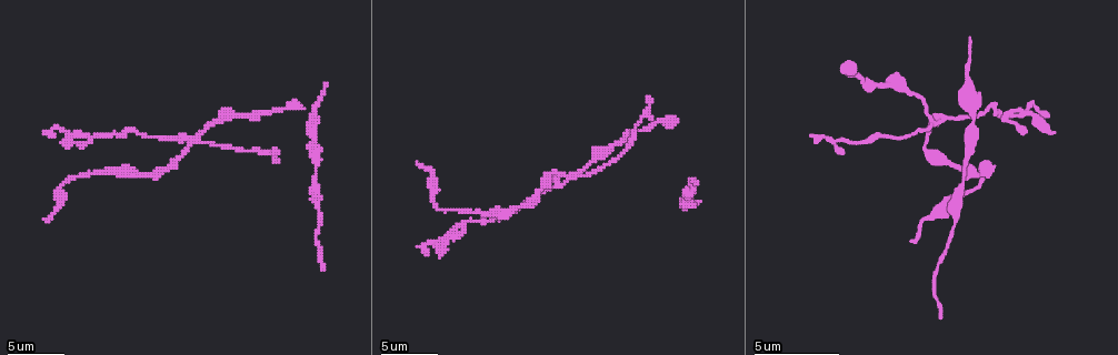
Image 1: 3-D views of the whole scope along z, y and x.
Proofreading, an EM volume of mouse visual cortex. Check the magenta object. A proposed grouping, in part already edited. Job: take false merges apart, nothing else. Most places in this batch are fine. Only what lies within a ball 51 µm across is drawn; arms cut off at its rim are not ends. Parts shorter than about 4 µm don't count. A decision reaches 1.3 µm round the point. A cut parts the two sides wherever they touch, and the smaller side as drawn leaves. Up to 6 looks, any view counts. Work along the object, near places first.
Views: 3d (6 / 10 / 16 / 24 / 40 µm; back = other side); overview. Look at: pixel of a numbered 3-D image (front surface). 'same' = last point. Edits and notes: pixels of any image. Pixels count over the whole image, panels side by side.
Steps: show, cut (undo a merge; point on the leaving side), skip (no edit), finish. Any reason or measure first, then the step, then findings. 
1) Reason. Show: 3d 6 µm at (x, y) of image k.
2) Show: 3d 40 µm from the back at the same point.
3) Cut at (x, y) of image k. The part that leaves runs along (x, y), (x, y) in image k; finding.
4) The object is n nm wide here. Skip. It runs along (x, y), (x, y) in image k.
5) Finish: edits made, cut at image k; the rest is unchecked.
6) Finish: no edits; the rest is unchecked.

Show: 3d 6 µm at (618, 141) of image 1.

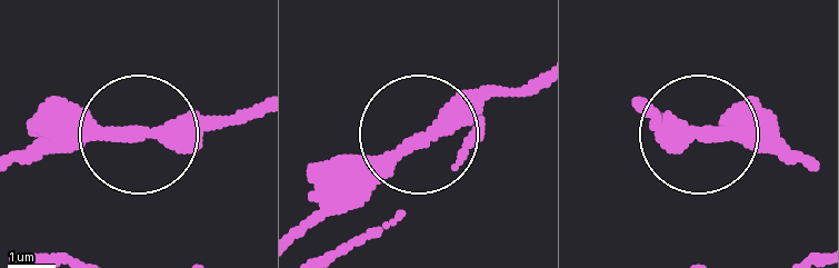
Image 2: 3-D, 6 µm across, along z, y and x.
Show: 3d 6 µm from the back at (709, 135) of image 2.

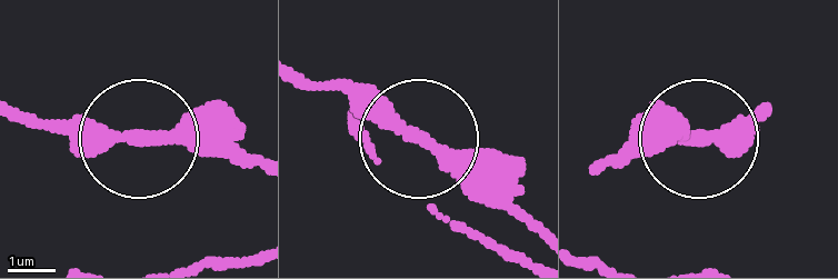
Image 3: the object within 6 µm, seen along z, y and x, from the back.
Skip. It runs along (702, 133), (695, 141), (750, 129) in image 3; all the same cell.

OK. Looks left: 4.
Four arms meet. Show: 3d 6 µm at (564, 177) of image 1.

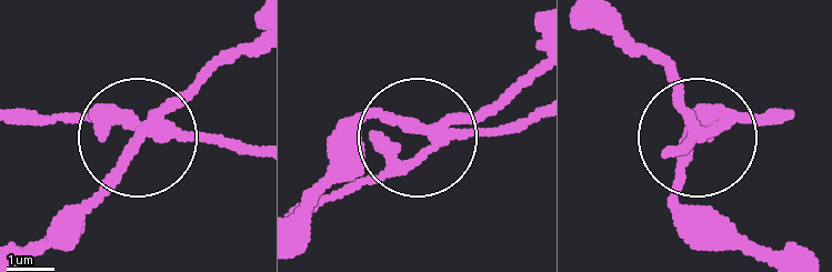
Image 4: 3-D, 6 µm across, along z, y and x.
Show: 3d 6 µm from the back at (134, 143) of image 4.

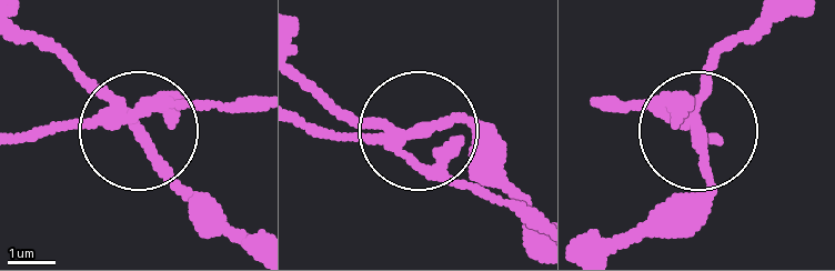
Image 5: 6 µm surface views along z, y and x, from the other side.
Cut at (47, 128) of image 5. The part that leaves runs along (124, 112), (252, 112) in image 5; a second cell is stuck on.

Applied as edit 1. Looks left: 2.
Show: overview.

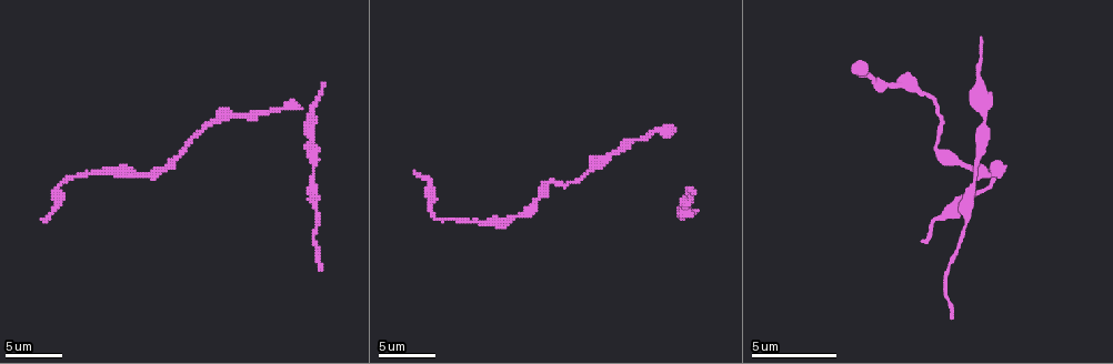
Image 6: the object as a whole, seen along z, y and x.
A narrow waist. Show: 3d 10 µm at (310, 120) of image 6.

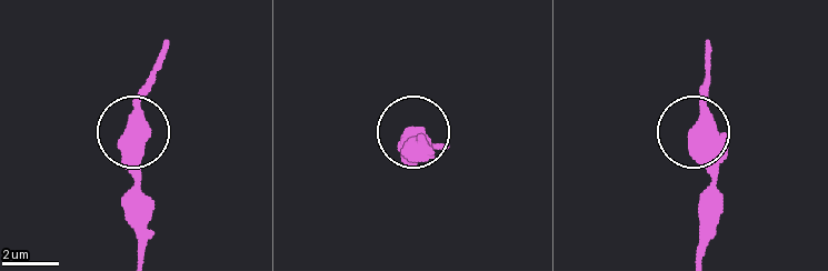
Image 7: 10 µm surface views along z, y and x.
Skip. All the same cell.

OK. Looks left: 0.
Finish: edits made, cut at image 5; the rest is unchecked.

